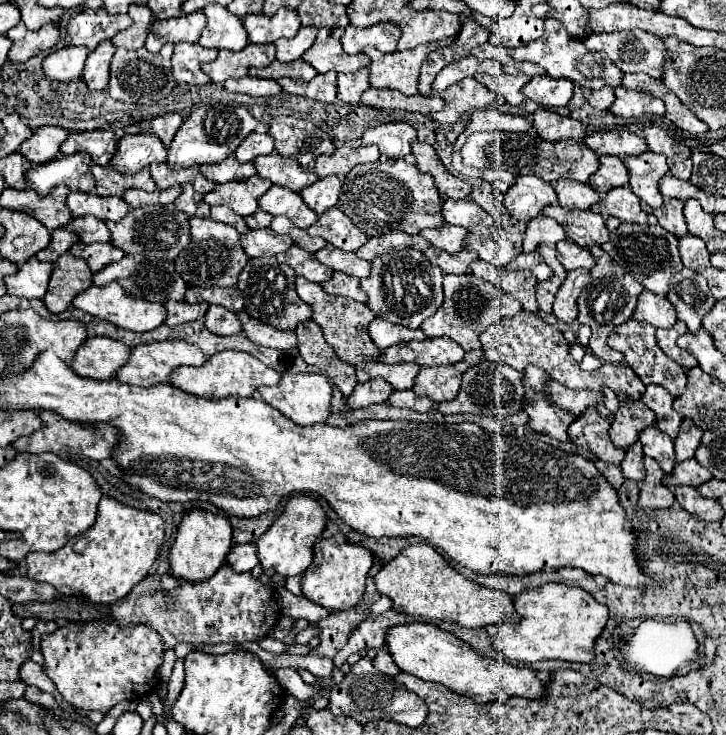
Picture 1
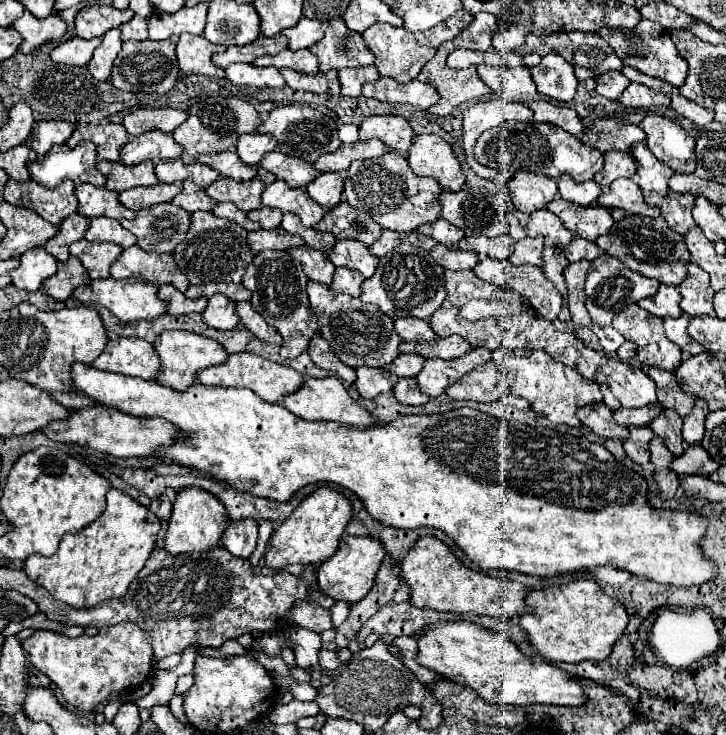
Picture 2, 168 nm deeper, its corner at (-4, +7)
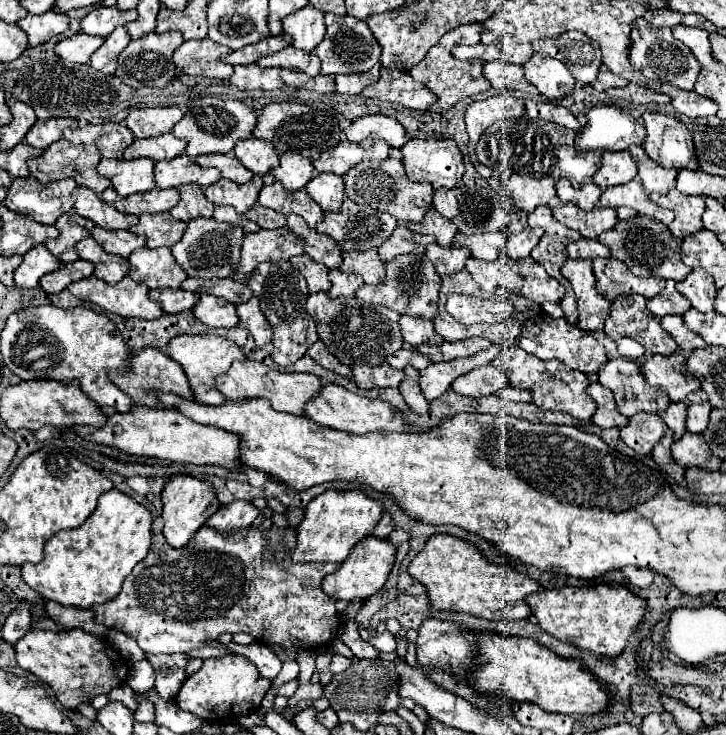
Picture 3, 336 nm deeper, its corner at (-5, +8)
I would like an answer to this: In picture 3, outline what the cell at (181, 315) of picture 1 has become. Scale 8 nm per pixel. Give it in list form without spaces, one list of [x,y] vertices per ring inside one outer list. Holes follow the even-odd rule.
[[[153,289],[149,291],[149,297],[157,303],[161,303],[163,313],[179,313],[193,309],[193,305],[199,301],[197,293],[183,291],[183,289]]]

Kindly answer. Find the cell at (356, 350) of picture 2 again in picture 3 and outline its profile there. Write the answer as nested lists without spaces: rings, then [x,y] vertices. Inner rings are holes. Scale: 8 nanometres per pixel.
[[[313,293],[307,299],[305,311],[317,323],[319,339],[345,365],[381,365],[387,355],[403,347],[399,333],[399,313],[383,307],[361,303],[351,297],[329,299],[327,293]]]

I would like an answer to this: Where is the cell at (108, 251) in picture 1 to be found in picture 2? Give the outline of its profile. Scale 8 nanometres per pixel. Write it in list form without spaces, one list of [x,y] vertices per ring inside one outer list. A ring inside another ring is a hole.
[[[78,240],[70,244],[70,254],[80,258],[90,274],[90,278],[110,278],[110,264],[120,256],[122,248],[110,242],[88,242]]]

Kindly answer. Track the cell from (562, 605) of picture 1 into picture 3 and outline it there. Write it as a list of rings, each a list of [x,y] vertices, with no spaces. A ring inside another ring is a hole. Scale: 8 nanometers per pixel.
[[[619,583],[545,589],[529,595],[525,601],[531,607],[533,615],[537,617],[541,629],[551,633],[553,637],[559,637],[603,657],[621,655],[647,609],[647,601],[643,597],[637,597]]]

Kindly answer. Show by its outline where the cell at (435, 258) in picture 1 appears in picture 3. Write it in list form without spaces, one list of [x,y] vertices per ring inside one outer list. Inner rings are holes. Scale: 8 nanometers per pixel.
[[[437,243],[429,245],[425,251],[427,259],[435,265],[439,275],[451,275],[455,271],[461,271],[465,267],[465,261],[471,257],[467,249],[457,247],[441,247]]]

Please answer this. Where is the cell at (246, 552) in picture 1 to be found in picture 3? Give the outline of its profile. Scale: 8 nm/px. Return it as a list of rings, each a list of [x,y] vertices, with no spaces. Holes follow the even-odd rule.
[[[231,501],[227,505],[221,505],[217,513],[207,519],[207,525],[225,535],[233,529],[249,527],[257,519],[257,515],[259,511],[249,501]]]

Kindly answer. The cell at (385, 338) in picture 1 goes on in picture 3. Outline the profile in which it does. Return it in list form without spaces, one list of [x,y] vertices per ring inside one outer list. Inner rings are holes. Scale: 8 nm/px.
[[[401,317],[399,319],[399,329],[401,329],[403,341],[411,347],[417,347],[421,343],[429,343],[429,345],[443,343],[443,337],[437,335],[435,329],[433,329],[433,321],[427,321],[427,319]]]

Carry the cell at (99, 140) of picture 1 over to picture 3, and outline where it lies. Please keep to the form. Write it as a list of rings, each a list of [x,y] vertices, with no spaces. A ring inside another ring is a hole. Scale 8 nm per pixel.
[[[101,123],[79,129],[65,129],[63,137],[71,143],[95,145],[107,159],[119,159],[123,151],[135,141],[135,135],[123,123]]]

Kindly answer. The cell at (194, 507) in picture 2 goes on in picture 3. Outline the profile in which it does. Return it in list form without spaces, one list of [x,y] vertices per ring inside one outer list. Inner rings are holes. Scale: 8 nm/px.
[[[173,475],[163,491],[161,491],[161,503],[163,503],[163,535],[167,539],[167,543],[171,547],[183,547],[187,541],[193,539],[193,535],[197,533],[197,529],[201,525],[205,525],[205,521],[219,509],[219,501],[217,501],[217,495],[215,495],[215,489],[205,483],[205,481],[199,481],[191,475]]]

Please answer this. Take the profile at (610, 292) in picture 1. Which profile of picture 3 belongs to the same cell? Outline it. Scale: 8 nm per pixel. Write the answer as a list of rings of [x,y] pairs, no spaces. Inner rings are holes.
[[[595,259],[593,261],[593,271],[597,277],[597,289],[599,293],[607,295],[607,299],[615,299],[619,295],[627,293],[639,293],[647,299],[659,295],[663,291],[665,279],[659,277],[635,277],[629,267],[619,261],[619,259]]]

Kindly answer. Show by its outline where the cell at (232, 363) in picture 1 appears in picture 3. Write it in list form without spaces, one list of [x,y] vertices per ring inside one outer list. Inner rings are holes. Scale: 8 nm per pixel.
[[[235,361],[231,369],[217,379],[217,389],[231,401],[247,401],[255,397],[269,399],[273,403],[273,409],[291,413],[291,415],[303,415],[305,417],[305,405],[313,397],[317,397],[323,389],[321,379],[311,373],[283,373],[269,369],[267,365],[259,365],[259,361]]]

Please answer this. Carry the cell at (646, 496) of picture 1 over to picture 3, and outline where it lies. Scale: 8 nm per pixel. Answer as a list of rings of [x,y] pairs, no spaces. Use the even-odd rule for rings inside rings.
[[[671,429],[663,435],[663,439],[655,445],[655,449],[653,449],[653,459],[655,459],[655,463],[667,473],[667,475],[671,475],[677,483],[683,483],[683,479],[685,479],[685,469],[683,467],[679,467],[677,463],[675,463],[675,459],[671,457],[671,443],[673,443],[673,433],[671,433]]]

